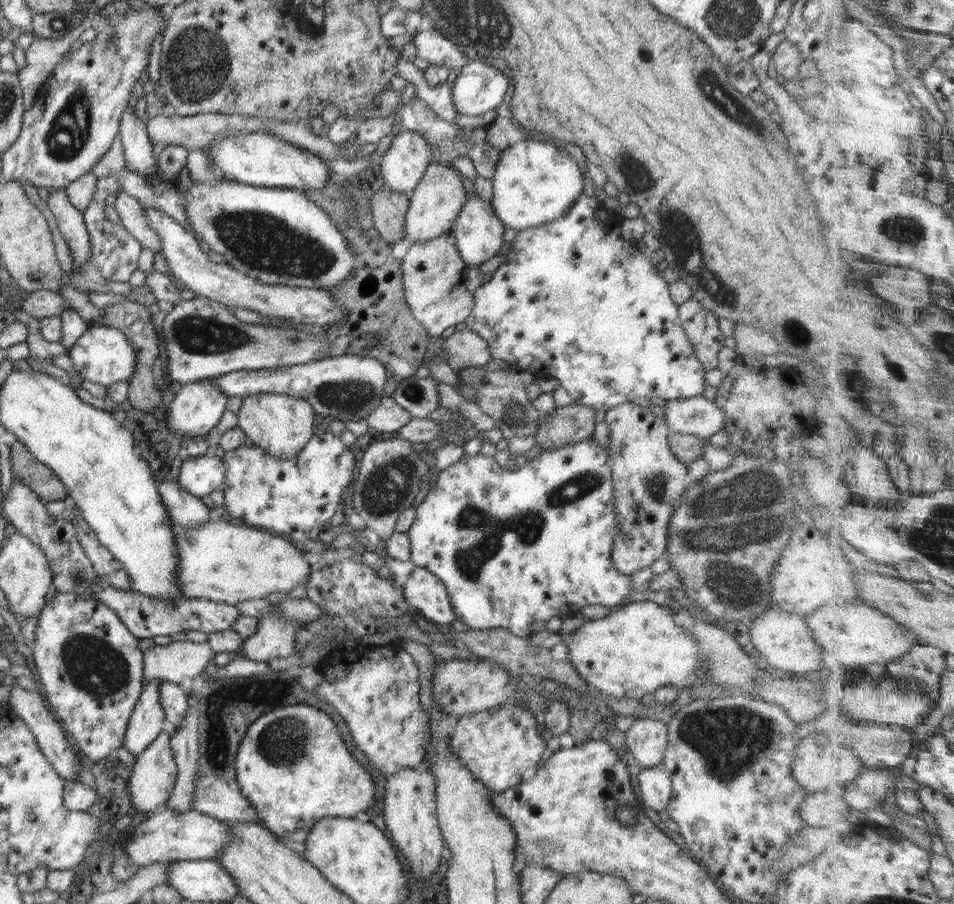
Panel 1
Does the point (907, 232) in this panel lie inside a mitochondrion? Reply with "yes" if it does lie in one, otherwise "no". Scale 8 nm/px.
yes

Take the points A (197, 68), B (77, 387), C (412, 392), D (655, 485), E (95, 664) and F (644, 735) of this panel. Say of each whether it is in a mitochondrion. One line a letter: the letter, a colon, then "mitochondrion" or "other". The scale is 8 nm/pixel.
A: mitochondrion
B: other
C: mitochondrion
D: mitochondrion
E: mitochondrion
F: other

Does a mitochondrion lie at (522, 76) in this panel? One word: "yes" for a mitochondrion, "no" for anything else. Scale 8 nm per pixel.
no

